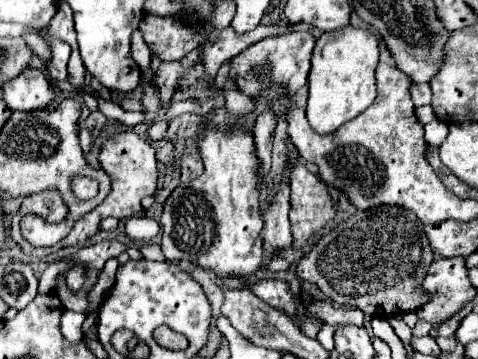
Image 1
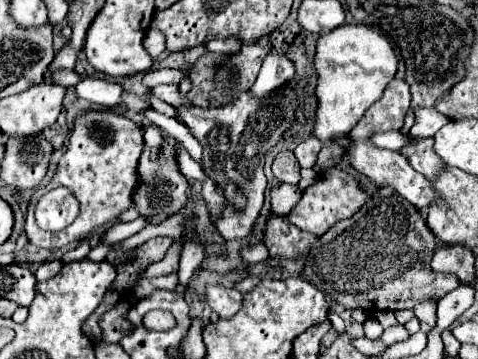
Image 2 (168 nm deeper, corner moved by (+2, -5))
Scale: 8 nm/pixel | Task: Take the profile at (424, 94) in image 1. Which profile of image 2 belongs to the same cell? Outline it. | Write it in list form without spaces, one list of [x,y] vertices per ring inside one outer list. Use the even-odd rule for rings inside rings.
[[[419,107],[419,109],[415,109],[415,117],[417,117],[417,121],[411,129],[411,135],[417,135],[417,137],[433,137],[437,133],[437,129],[449,121],[435,107],[431,107],[431,109]]]

